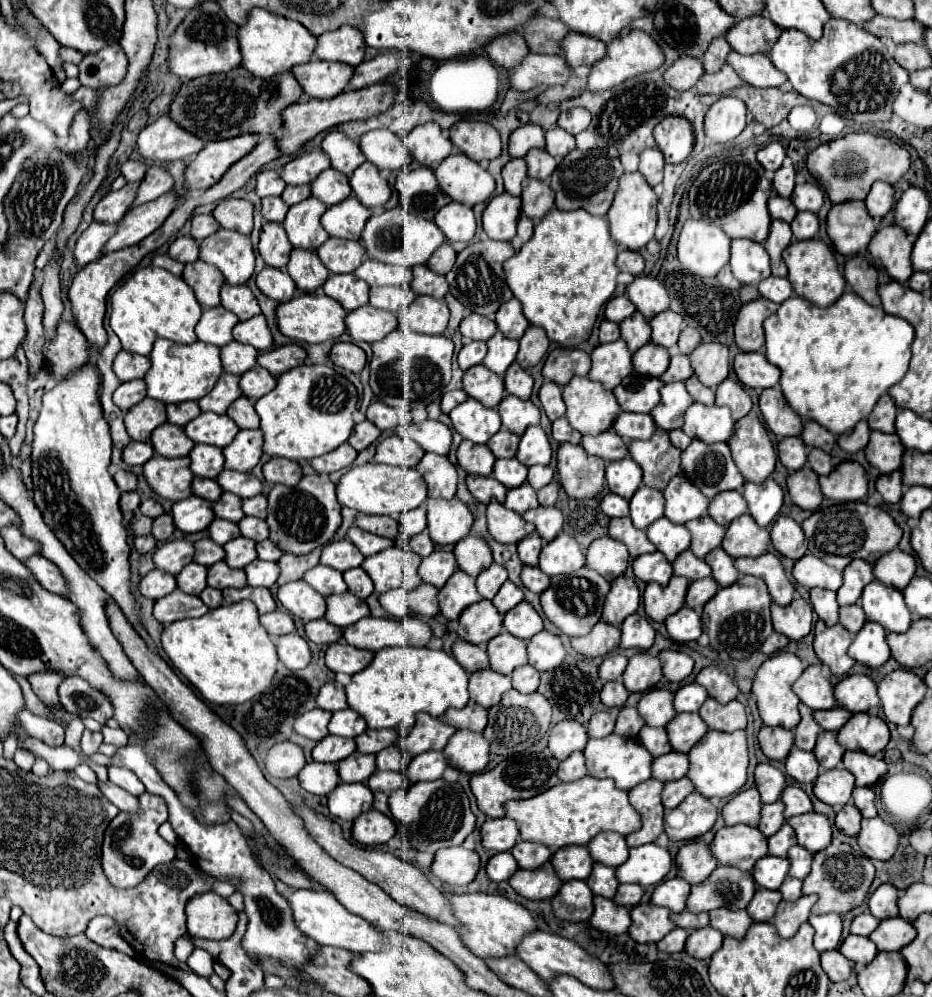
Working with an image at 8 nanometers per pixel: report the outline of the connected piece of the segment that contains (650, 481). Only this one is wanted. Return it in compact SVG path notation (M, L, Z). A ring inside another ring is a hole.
M655 431L651 439L633 439L627 445L629 455L643 469L643 483L647 487L663 491L671 475L681 471L679 455L681 451L669 441L667 431Z

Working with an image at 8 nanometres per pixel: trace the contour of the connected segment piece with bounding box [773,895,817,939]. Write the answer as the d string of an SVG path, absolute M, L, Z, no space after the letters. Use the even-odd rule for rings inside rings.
M805 895L801 899L793 901L793 903L791 901L779 903L779 911L777 911L775 921L773 921L777 931L779 931L779 935L785 937L785 939L793 937L797 933L799 925L809 919L811 907L815 905L815 901L817 901L815 895Z

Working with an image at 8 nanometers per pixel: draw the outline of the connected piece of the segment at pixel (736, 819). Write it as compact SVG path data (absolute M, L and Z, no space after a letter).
M755 787L739 791L725 807L723 807L723 819L725 825L751 825L757 827L761 819L761 797Z

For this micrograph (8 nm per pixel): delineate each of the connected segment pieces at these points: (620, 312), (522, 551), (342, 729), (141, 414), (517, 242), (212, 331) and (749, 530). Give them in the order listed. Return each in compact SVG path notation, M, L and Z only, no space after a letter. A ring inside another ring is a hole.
M625 295L613 297L605 307L605 317L615 323L621 323L623 319L631 317L631 313L635 313L635 305Z
M531 533L531 535L527 535L527 539L517 543L517 549L519 549L519 557L525 565L537 565L539 553L543 549L543 539L537 533Z
M353 709L335 711L329 721L329 733L341 735L341 737L357 737L365 729L367 729L365 719L359 713L355 713Z
M145 397L141 403L131 407L125 415L125 427L131 439L135 441L151 441L151 433L155 427L167 421L165 403L157 399Z
M521 215L519 225L517 225L517 235L515 235L515 239L511 239L511 245L515 247L515 251L519 251L531 239L531 235L533 235L533 221L527 219L525 215Z
M213 307L213 309L205 309L195 333L199 337L199 341L203 343L211 343L217 347L223 347L225 343L233 341L233 327L239 323L239 317L231 311L227 311L225 307Z
M749 513L737 517L725 533L723 549L729 557L759 557L765 553L769 543L769 531L759 527Z

